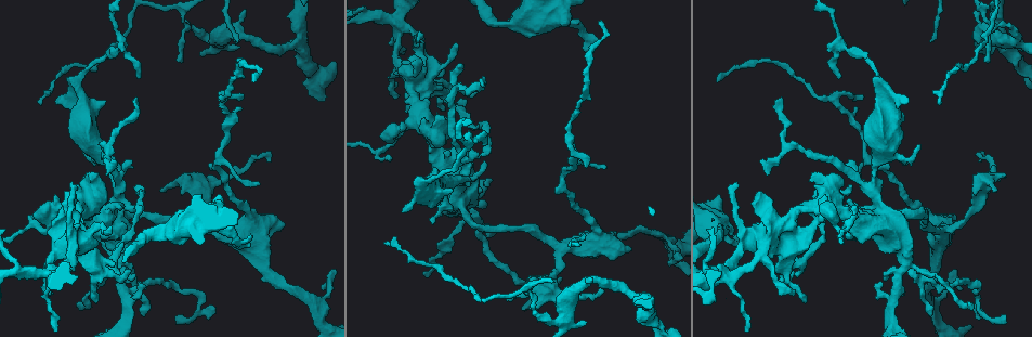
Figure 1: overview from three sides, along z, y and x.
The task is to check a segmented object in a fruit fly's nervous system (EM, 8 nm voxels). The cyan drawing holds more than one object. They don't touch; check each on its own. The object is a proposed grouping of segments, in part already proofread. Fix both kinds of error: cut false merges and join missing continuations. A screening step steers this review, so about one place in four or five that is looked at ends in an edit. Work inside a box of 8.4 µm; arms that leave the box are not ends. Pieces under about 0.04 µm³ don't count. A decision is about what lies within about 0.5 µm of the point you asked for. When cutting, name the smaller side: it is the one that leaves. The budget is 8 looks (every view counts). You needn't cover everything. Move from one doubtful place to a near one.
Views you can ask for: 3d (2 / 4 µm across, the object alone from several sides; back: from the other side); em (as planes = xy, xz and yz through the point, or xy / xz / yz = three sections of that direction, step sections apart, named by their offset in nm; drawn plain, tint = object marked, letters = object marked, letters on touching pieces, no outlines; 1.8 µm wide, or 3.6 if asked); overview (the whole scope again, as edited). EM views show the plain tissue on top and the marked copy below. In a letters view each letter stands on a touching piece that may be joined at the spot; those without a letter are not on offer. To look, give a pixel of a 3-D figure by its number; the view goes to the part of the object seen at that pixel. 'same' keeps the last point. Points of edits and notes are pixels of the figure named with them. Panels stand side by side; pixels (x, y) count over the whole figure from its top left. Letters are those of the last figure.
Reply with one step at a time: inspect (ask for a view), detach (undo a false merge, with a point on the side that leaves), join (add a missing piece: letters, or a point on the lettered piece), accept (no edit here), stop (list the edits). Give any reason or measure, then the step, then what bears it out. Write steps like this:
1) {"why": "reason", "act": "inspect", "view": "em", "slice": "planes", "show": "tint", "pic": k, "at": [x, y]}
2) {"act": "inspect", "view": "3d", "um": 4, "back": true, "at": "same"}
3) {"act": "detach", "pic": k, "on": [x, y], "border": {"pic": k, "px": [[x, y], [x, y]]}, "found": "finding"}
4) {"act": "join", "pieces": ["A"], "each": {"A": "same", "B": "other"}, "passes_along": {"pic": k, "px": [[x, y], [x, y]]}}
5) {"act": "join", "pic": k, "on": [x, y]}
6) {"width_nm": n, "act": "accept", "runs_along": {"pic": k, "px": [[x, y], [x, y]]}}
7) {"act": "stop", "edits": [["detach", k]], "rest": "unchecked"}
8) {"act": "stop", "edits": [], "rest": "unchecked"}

{"why": "branch point", "act": "inspect", "view": "3d", "um": 2, "pic": 1, "at": [50, 271]}

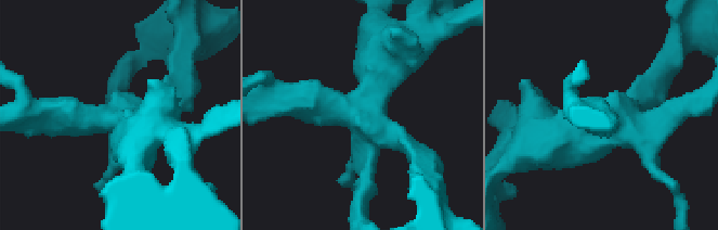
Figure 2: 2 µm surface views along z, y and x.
{"act": "inspect", "view": "em", "slice": "planes", "show": "letters", "pic": 2, "at": [363, 118]}

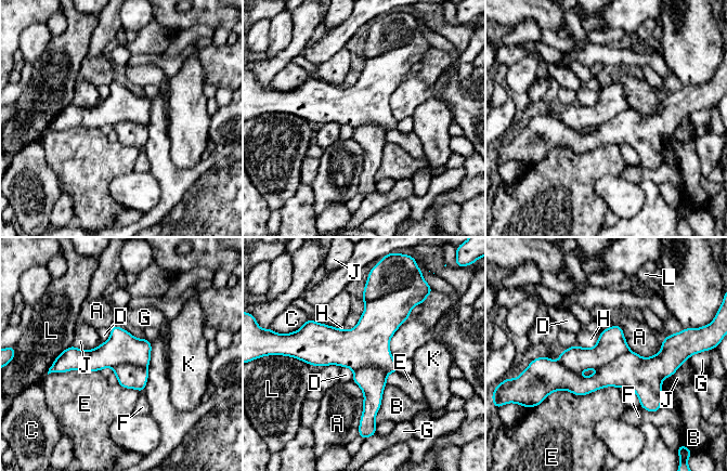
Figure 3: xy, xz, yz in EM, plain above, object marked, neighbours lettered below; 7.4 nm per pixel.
{"width_nm": 300, "act": "detach", "pic": 3, "on": [121, 348], "each": {"A": "other", "B": "other", "C": "other", "D": "other", "E": "other", "F": "other", "G": "other", "H": "other", "J": "other", "K": "other", "L": "other"}, "found": "a second neuron is stuck on"}

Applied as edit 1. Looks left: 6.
{"act": "inspect", "view": "3d", "um": 4, "pic": 1, "at": [968, 303]}

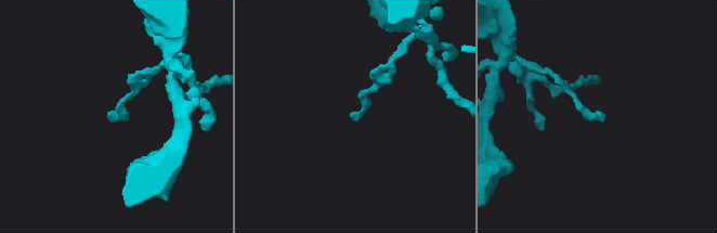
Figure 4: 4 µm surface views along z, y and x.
{"act": "inspect", "view": "em", "slice": "planes", "show": "letters", "pic": 4, "at": [595, 114]}

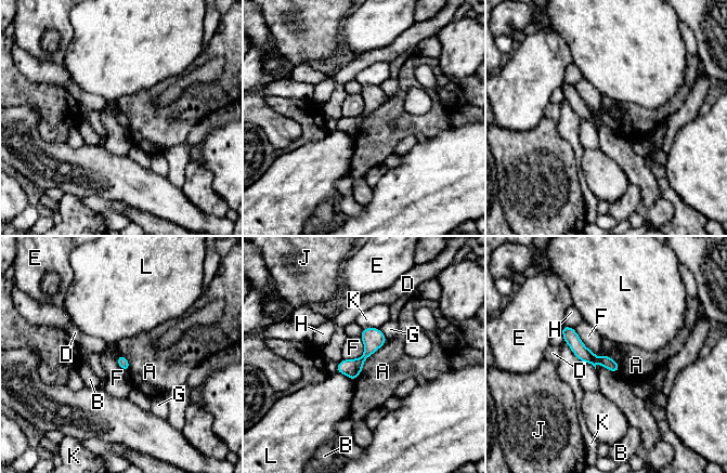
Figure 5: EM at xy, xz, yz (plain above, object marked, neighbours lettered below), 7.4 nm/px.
{"width_nm": 80, "act": "accept", "each": {"A": "other", "B": "other", "D": "other", "E": "other", "F": "other", "G": "other", "H": "other", "J": "other", "K": "other", "L": "other"}, "border": {"pic": 5, "px": [[387, 339], [353, 380]]}, "found": "none of them fits"}

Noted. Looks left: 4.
{"why": "thin end", "act": "inspect", "view": "3d", "um": 2, "pic": 1, "at": [601, 168]}

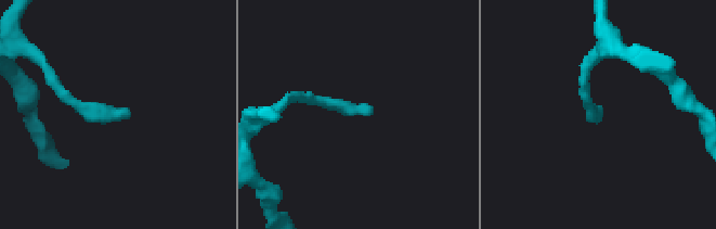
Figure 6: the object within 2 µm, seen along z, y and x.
{"act": "inspect", "view": "em", "slice": "planes", "show": "tint", "pic": 6, "at": [126, 109]}

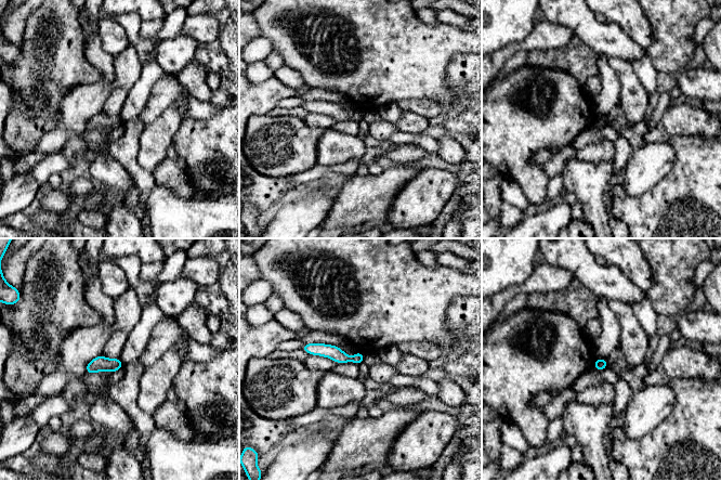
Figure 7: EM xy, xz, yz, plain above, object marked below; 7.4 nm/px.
{"act": "inspect", "view": "em", "slice": "planes", "show": "letters", "at": "same"}

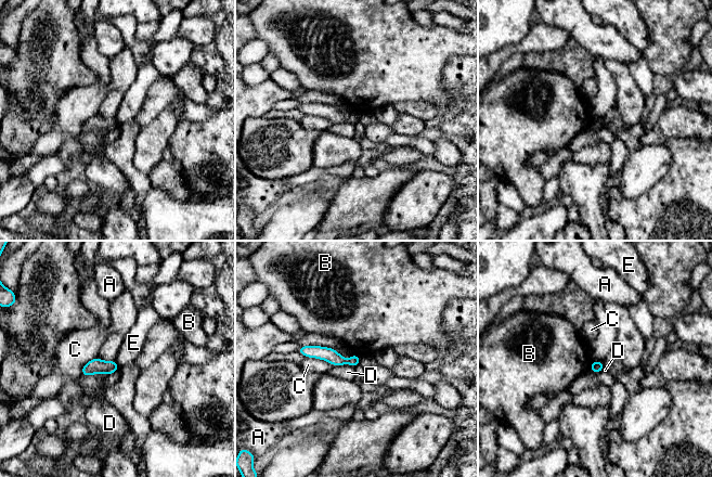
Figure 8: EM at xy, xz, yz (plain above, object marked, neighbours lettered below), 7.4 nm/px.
{"width_nm": 90, "longest_contact_nm": ["C", 220], "act": "accept", "each": {"A": "other", "B": "other", "C": "other", "D": "other", "E": "other"}, "found": "none of them fits"}

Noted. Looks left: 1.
{"act": "inspect", "view": "em", "slice": "planes", "show": "letters", "pic": 1, "at": [136, 97]}

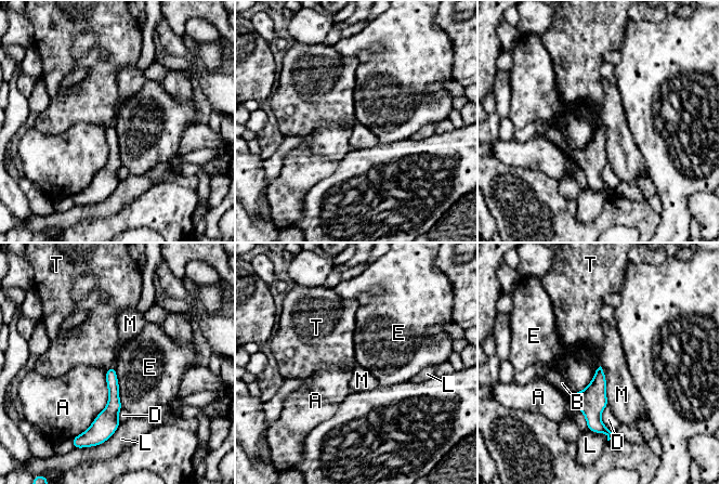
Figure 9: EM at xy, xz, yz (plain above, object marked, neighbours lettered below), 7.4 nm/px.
{"longest_contact_nm": ["A", 500], "act": "accept", "each": {"A": "other", "B": "other", "D": "other", "E": "other", "L": "other", "M": "other", "T": "other"}, "runs_along": {"pic": 9, "px": [[112, 369], [108, 429]]}, "found": "none of them fits"}

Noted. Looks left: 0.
{"act": "stop", "edits": [["detach", 3]], "rest": "unchecked"}

